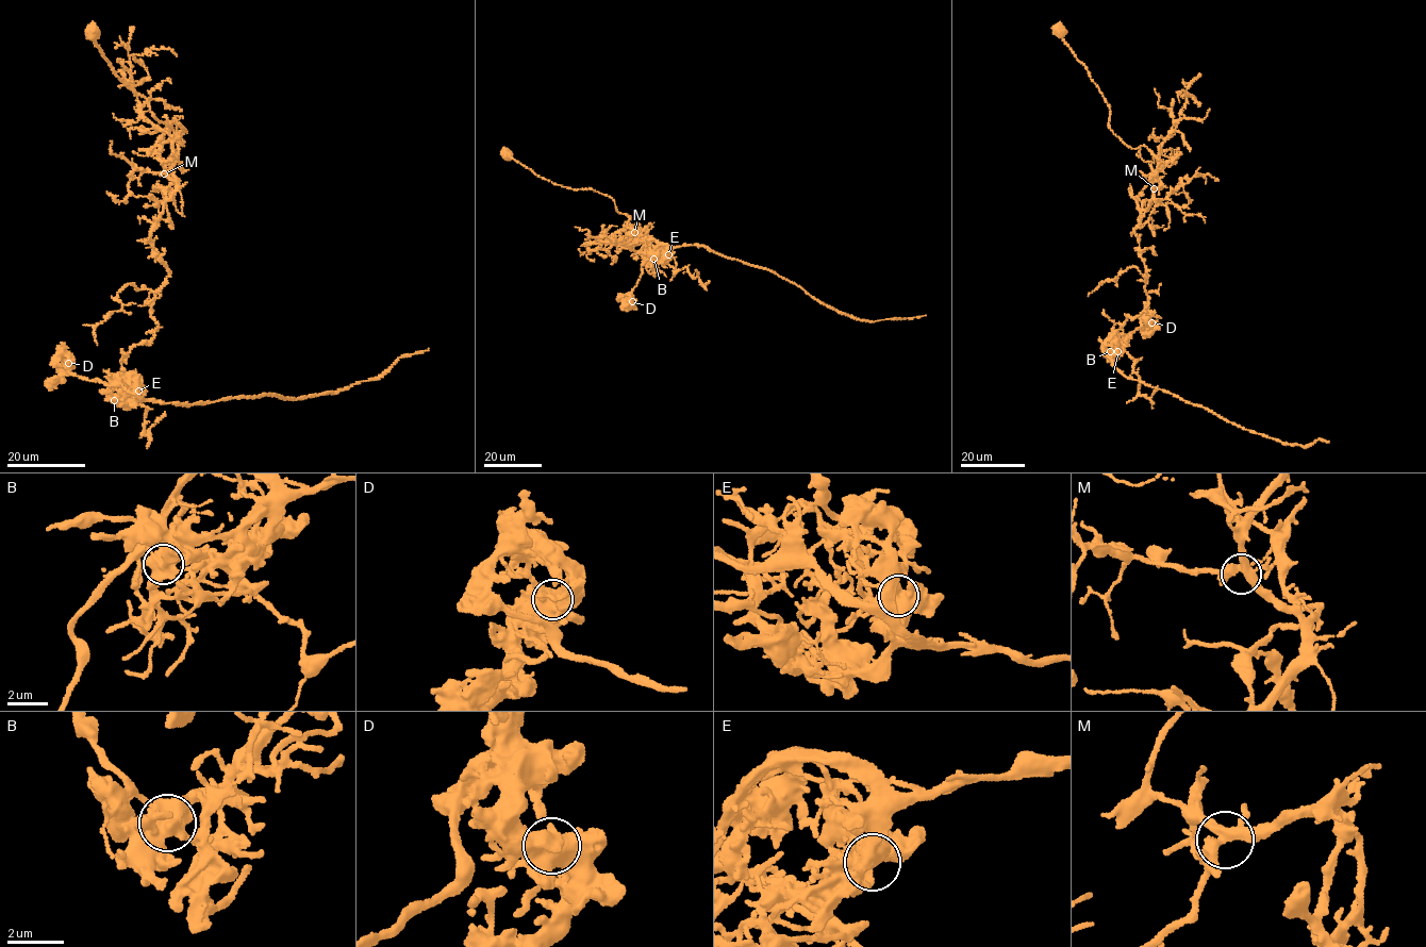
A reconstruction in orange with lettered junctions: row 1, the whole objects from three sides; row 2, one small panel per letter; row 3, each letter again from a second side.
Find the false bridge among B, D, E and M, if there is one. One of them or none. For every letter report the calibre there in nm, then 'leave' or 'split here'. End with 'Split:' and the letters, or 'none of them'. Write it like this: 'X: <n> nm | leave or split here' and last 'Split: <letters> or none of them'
B: 600 nm | split here
D: 550 nm | leave
E: 650 nm | leave
M: 400 nm | leave
Split: B

